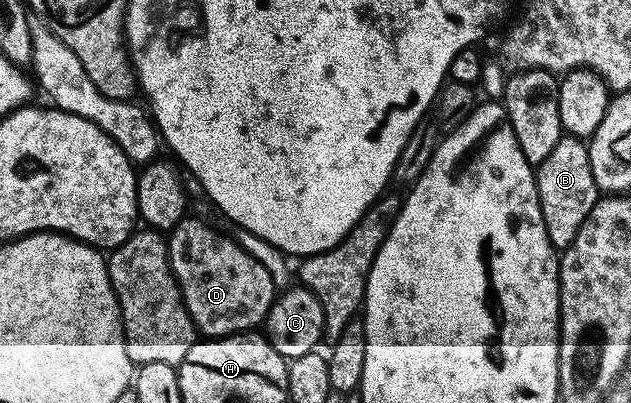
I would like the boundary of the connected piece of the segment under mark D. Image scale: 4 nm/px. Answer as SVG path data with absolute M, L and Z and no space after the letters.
M192 215L185 216L183 221L177 223L167 234L166 240L168 262L176 276L186 311L196 325L197 334L208 339L231 337L263 326L264 318L278 296L278 290L271 281L270 271L258 259L254 259L254 255L247 253L229 234L227 237L226 234L211 229L206 222L199 221Z

